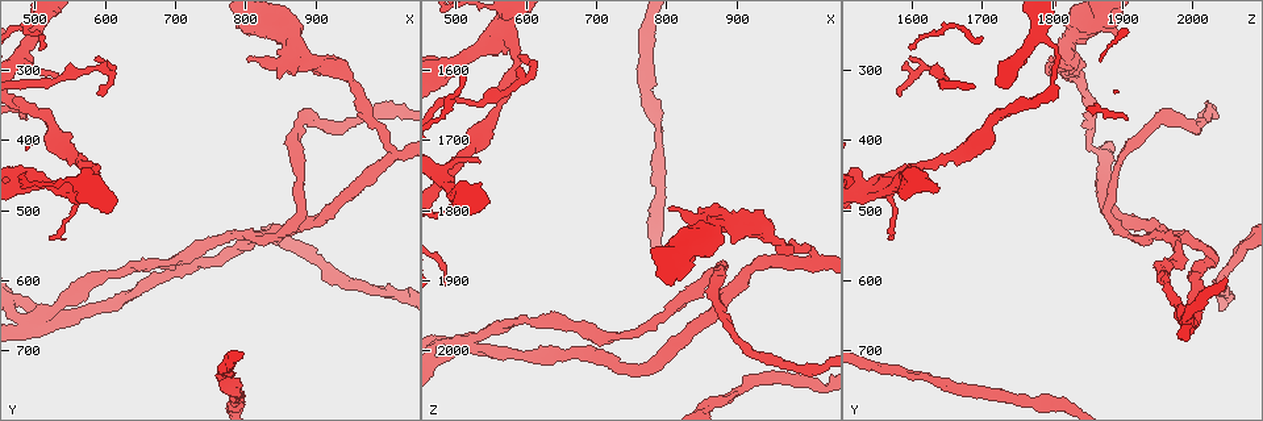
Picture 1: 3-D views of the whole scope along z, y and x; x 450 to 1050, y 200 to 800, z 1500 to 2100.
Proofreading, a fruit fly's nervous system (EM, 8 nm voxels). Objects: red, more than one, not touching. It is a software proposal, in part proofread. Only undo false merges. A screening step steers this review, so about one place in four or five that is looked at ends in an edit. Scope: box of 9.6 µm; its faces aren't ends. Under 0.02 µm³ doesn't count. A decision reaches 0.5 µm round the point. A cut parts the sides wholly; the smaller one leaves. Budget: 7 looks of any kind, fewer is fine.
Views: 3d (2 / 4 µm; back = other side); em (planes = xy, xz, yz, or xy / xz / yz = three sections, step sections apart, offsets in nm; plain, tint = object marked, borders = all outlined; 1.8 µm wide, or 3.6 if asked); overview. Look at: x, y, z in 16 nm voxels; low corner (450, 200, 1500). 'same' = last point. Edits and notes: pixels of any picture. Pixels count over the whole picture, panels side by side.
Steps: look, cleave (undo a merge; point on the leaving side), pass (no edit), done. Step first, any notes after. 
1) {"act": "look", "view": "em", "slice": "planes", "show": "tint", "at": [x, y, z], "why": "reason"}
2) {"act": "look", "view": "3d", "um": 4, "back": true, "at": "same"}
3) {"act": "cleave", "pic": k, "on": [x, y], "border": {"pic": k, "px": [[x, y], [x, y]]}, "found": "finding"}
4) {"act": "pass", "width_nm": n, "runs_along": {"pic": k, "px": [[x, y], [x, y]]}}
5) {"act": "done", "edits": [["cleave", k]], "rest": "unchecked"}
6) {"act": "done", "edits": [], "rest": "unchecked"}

{"act": "look", "view": "3d", "um": 4, "back": true, "at": [575, 465, 1540]}

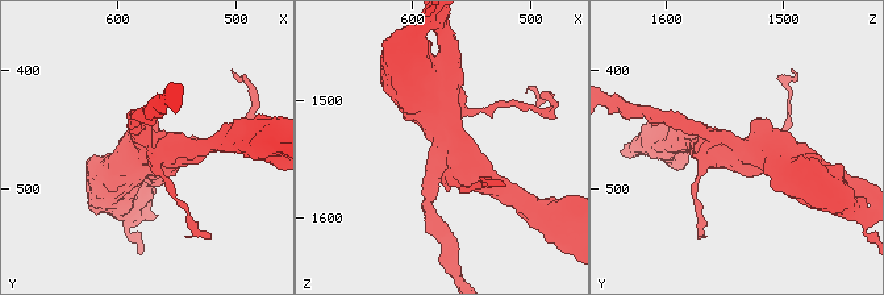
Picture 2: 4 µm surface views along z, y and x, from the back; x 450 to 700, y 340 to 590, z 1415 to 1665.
{"act": "look", "view": "em", "um": 3.6, "slice": "planes", "show": "plain", "at": [574, 464, 1538]}

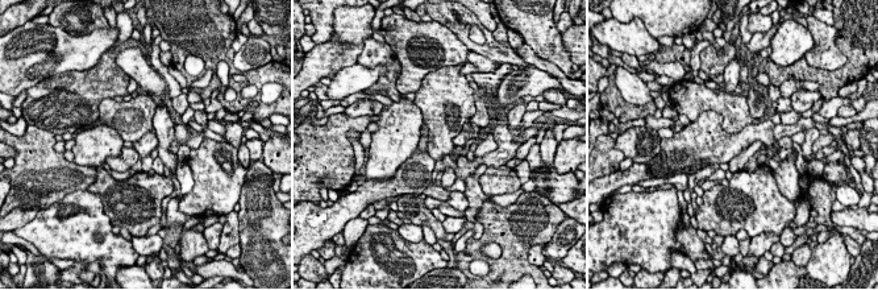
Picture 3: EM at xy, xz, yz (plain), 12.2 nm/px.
{"act": "look", "view": "em", "um": 3.6, "slice": "planes", "show": "tint", "at": "same"}

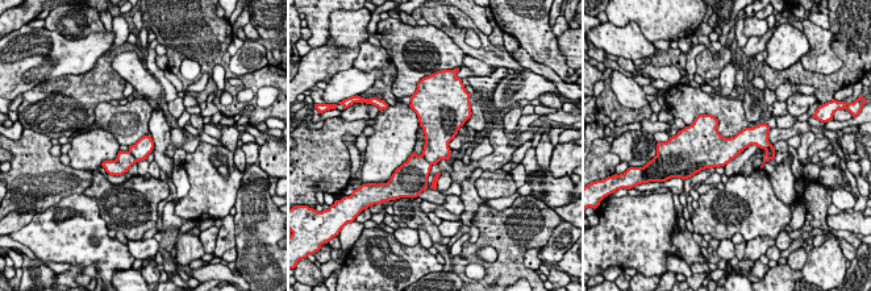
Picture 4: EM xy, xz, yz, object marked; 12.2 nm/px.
{"act": "cleave", "pic": 4, "on": [412, 174], "found": "two cells meet here"}

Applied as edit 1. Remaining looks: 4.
{"act": "look", "view": "overview", "why": "redraw"}

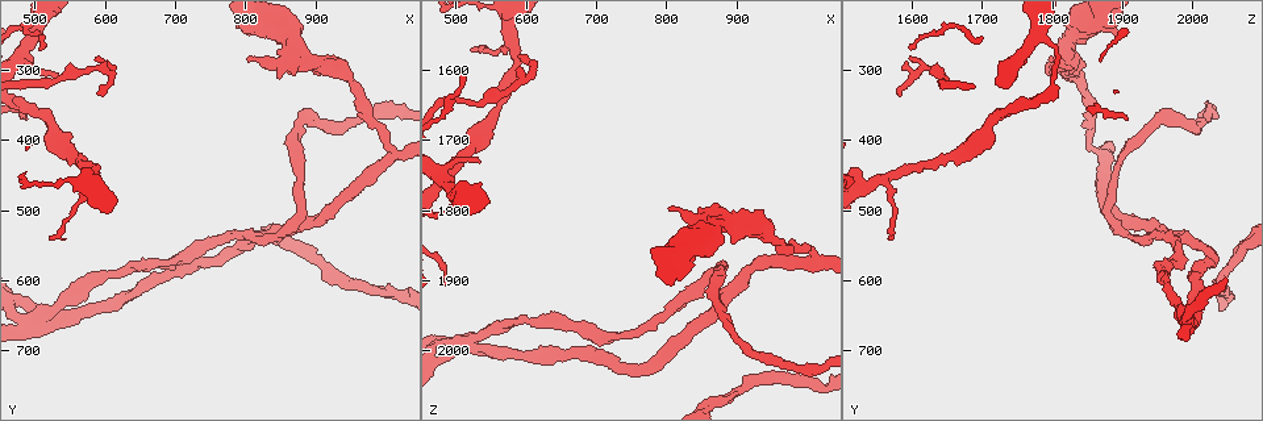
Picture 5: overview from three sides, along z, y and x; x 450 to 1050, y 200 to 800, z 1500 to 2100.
{"act": "look", "view": "3d", "um": 4, "back": true, "at": [505, 250, 1780], "why": "branch point"}

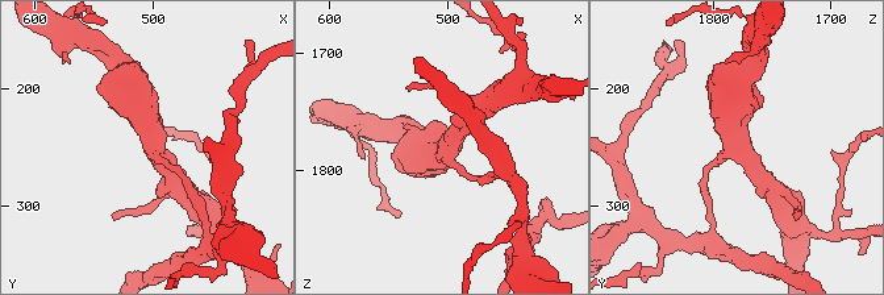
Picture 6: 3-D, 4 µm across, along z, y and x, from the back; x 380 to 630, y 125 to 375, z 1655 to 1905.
{"act": "look", "view": "em", "slice": "planes", "show": "tint", "at": [500, 250, 1780], "why": "need the tissue"}

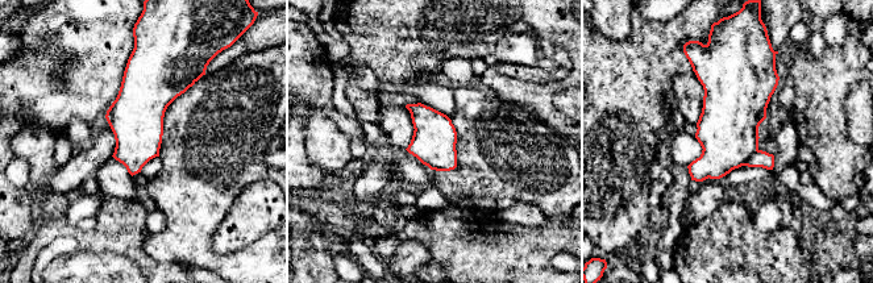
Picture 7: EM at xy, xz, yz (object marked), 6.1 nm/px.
{"act": "cleave", "pic": 7, "on": [727, 130], "found": "two cells meet here"}

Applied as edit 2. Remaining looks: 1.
{"act": "done", "edits": [["cleave", 4], ["cleave", 7]], "rest": "unchecked"}

